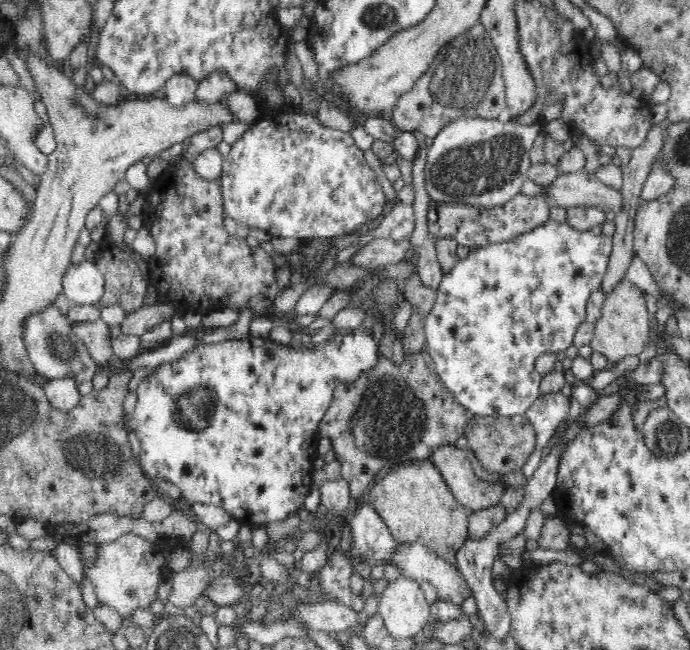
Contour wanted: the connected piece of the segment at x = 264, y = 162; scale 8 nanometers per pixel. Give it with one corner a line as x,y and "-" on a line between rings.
292,108
266,112
264,118
254,124
252,130
248,130
223,158
222,174
217,181
225,214
238,223
262,228
272,237
333,239
352,234
358,226
380,216
384,206
389,206
376,174
353,137
342,133
341,129
326,128
312,115
294,114

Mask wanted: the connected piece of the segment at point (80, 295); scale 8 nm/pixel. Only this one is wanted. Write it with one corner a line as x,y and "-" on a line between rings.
96,263
71,264
63,276
63,293
71,304
100,304
105,291
105,276

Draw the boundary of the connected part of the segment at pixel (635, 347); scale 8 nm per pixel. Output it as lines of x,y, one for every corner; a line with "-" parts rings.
625,276
610,294
606,294
601,317
594,324
594,338
590,346
594,351
606,356
609,365
617,363
626,356
639,356
649,342
651,319
646,309
645,296
646,293
630,283

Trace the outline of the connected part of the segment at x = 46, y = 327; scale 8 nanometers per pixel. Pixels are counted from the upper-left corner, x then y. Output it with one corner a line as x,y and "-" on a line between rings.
48,304
46,308
22,320
23,344
38,376
48,380
68,378
78,386
84,381
93,380
99,364
91,358
82,340
74,333
71,323
55,304

